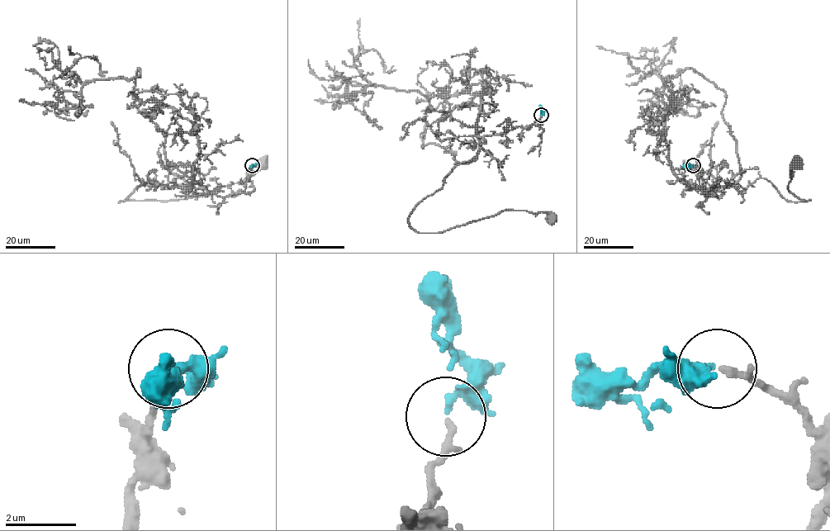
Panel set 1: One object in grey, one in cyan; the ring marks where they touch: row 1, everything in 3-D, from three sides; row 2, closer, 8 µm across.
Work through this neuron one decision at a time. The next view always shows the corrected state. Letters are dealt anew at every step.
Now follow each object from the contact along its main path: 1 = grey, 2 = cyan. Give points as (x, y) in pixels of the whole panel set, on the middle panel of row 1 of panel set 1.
1: (541, 115), (480, 138), (478, 153), (408, 224), (441, 232), (507, 210), (552, 220)
2: (541, 115), (539, 105)

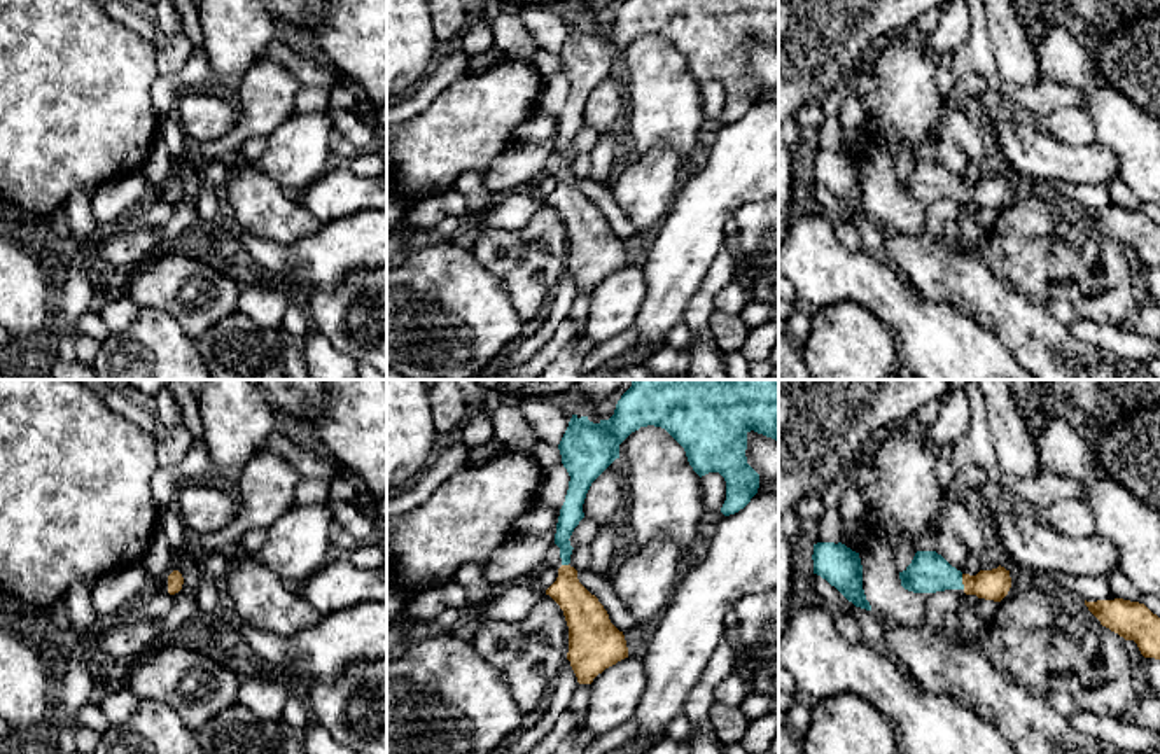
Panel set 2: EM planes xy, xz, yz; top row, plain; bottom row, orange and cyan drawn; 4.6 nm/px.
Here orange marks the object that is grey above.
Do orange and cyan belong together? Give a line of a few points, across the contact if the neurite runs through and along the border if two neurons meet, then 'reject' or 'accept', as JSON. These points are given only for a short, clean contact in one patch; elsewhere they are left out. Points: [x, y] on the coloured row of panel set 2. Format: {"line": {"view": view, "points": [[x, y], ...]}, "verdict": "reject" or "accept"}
{"line": {"view": "yz", "points": [[992, 585], [963, 581], [929, 572]]}, "verdict": "accept"}

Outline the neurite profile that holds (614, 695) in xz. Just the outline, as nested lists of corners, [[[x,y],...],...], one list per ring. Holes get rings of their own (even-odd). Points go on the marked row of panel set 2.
[[[628,656],[605,668],[590,684],[584,728],[602,737],[632,721],[646,689],[642,660]]]

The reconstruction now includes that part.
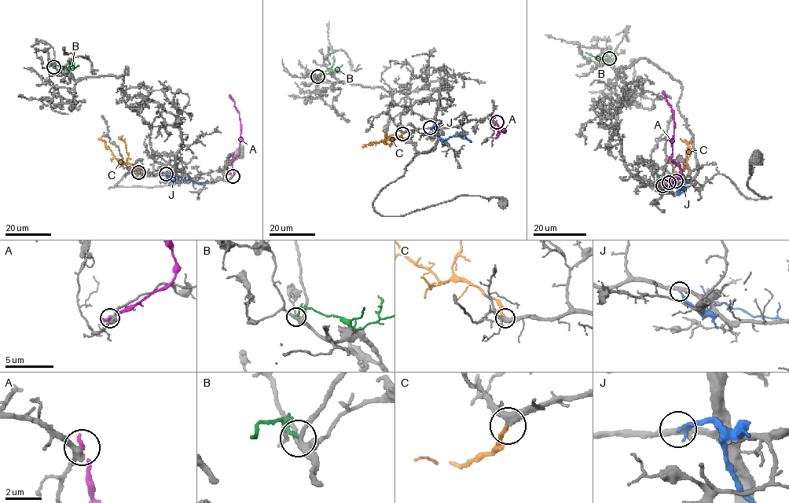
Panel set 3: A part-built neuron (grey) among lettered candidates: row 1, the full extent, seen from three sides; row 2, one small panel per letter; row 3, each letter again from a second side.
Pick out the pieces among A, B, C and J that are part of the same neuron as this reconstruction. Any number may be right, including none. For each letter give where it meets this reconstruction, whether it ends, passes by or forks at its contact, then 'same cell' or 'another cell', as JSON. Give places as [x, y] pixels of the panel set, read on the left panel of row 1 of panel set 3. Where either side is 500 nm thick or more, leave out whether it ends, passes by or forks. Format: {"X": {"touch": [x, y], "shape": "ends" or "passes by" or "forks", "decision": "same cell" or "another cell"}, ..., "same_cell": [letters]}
{"A": {"touch": [233, 176], "shape": "ends", "decision": "another cell"}, "B": {"touch": [53, 67], "shape": "ends", "decision": "another cell"}, "C": {"touch": [138, 172], "shape": "ends", "decision": "same cell"}, "J": {"touch": [166, 174], "shape": "ends", "decision": "another cell"}, "same_cell": ["C"]}

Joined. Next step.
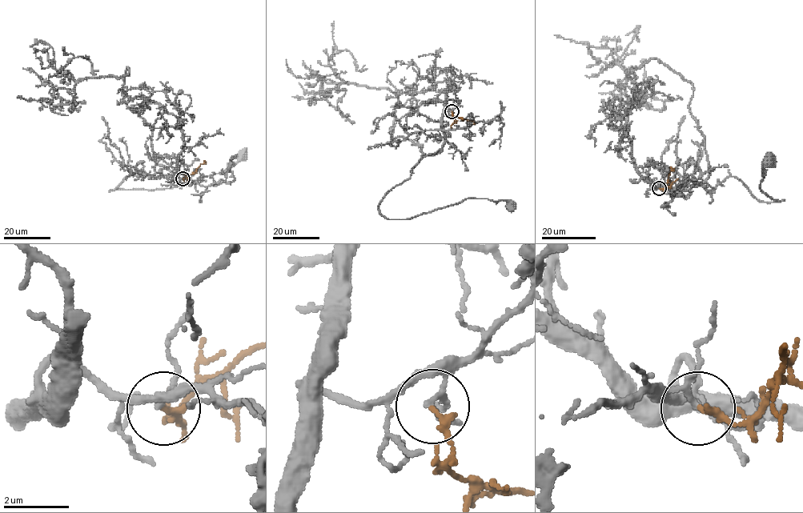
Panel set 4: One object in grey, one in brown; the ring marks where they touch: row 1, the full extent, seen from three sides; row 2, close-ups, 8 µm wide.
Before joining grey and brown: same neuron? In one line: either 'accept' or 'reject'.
accept

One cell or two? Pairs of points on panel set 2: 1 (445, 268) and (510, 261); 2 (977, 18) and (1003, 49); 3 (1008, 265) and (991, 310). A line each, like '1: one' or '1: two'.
1: two
2: two
3: two

